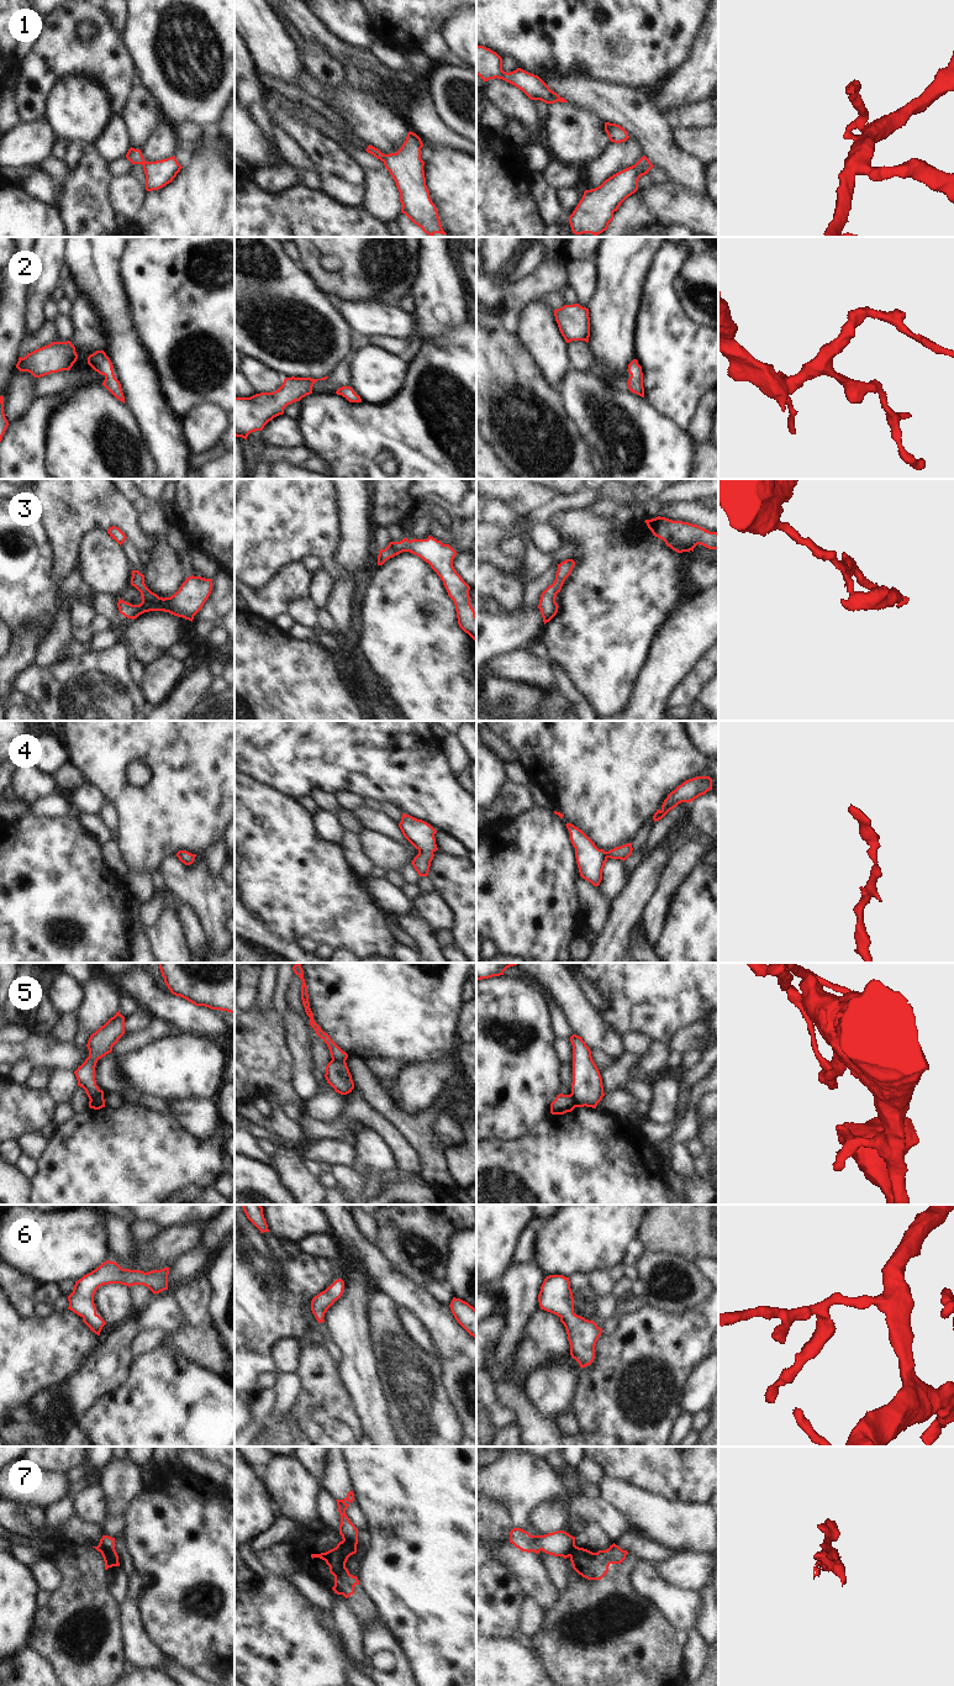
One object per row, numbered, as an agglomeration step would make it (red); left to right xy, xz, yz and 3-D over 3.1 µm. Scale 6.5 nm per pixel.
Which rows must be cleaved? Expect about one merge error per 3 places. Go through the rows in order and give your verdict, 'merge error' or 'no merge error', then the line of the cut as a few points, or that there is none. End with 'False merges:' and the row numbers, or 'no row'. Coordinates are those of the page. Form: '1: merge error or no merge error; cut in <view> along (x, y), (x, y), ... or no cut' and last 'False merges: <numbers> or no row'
1: no merge error; no cut
2: no merge error; no cut
3: no merge error; no cut
4: no merge error; no cut
5: merge error; cut in xy along (103, 1095), (96, 1095), (90, 1100)
6: no merge error; no cut
7: merge error; cut in xy along (98, 1545), (110, 1559), (117, 1560)
False merges: 5, 7

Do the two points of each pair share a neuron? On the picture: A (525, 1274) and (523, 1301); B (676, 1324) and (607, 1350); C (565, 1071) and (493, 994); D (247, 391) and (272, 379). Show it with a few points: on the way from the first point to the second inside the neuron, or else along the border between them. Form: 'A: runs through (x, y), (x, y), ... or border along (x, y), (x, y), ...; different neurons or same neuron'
A: runs through (523, 1280), (523, 1295); same neuron
B: runs through (659, 1342), (651, 1350), (625, 1350); same neuron
C: border along (562, 1063), (559, 1076), (564, 1084); different neurons
D: border along (247, 379), (256, 393); different neurons

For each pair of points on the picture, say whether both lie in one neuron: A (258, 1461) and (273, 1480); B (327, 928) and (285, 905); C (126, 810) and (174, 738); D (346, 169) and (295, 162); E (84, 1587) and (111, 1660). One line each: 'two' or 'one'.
A: two
B: one
C: one
D: two
E: one

